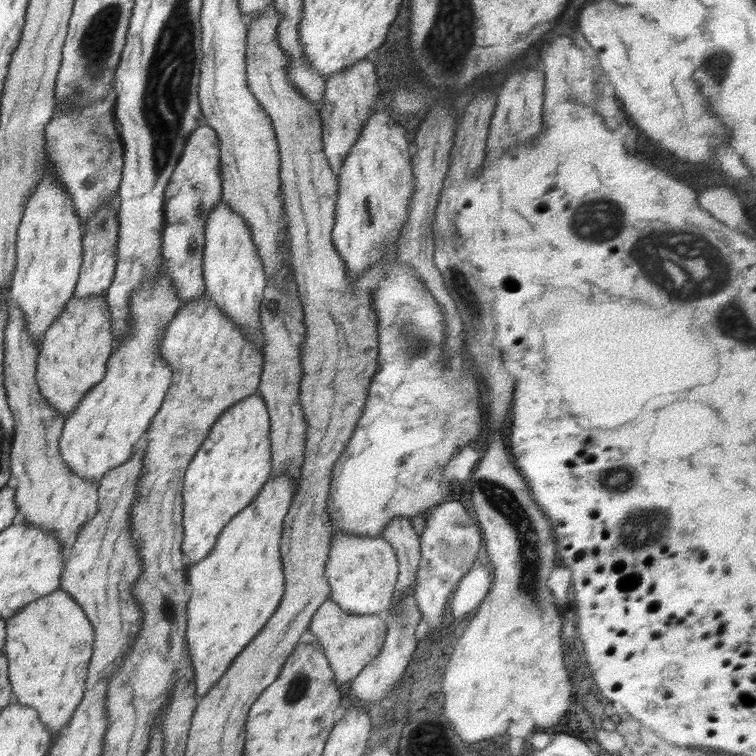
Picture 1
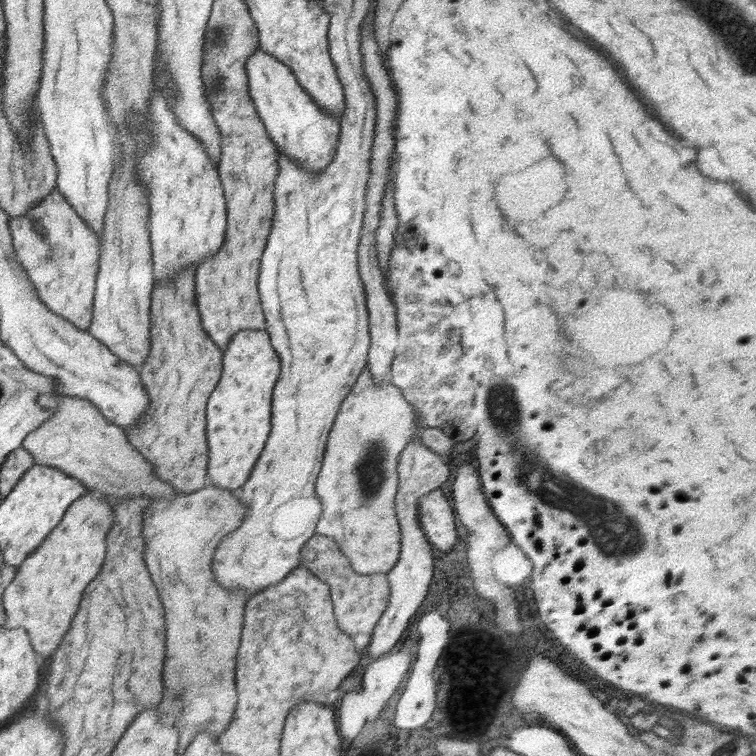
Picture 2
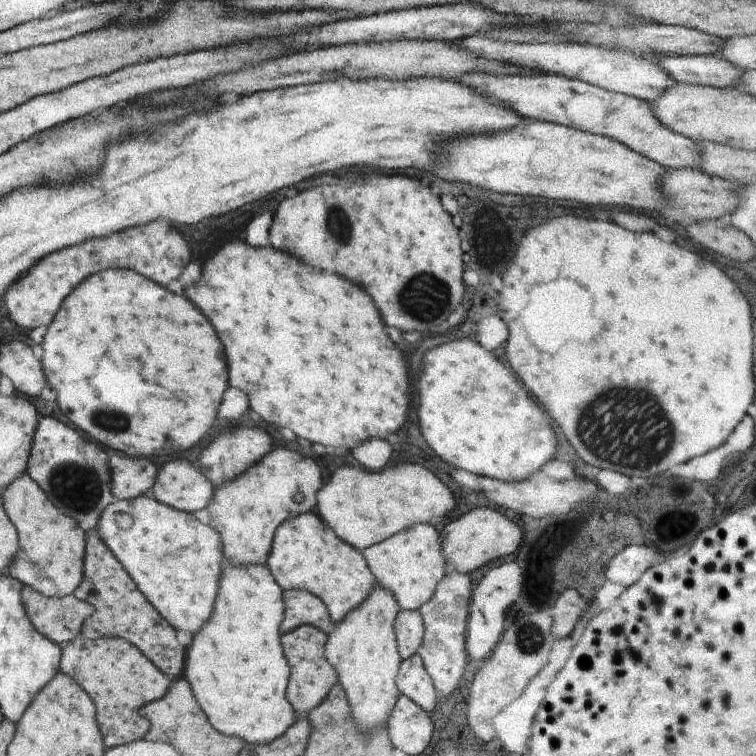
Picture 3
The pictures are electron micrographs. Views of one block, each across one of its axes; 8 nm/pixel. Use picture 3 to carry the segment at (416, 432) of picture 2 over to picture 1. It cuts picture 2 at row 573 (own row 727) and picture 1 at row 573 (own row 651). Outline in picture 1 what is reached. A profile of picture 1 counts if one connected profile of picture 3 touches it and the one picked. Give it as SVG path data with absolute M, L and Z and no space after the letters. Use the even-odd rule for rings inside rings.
M333 534L325 575L332 593L330 599L350 614L384 614L389 610L398 580L399 562L394 548L381 536Z

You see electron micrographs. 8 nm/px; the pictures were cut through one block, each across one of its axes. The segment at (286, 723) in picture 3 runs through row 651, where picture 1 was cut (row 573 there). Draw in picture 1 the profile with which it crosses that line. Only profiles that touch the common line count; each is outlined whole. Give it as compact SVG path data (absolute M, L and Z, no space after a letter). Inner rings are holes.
M278 472L274 474L274 478L268 478L258 496L224 526L212 553L200 562L187 566L189 599L186 609L186 644L196 674L195 688L198 699L222 678L230 664L254 640L280 605L285 578L279 546L282 540L283 521L290 510L294 494L294 480L288 474Z

